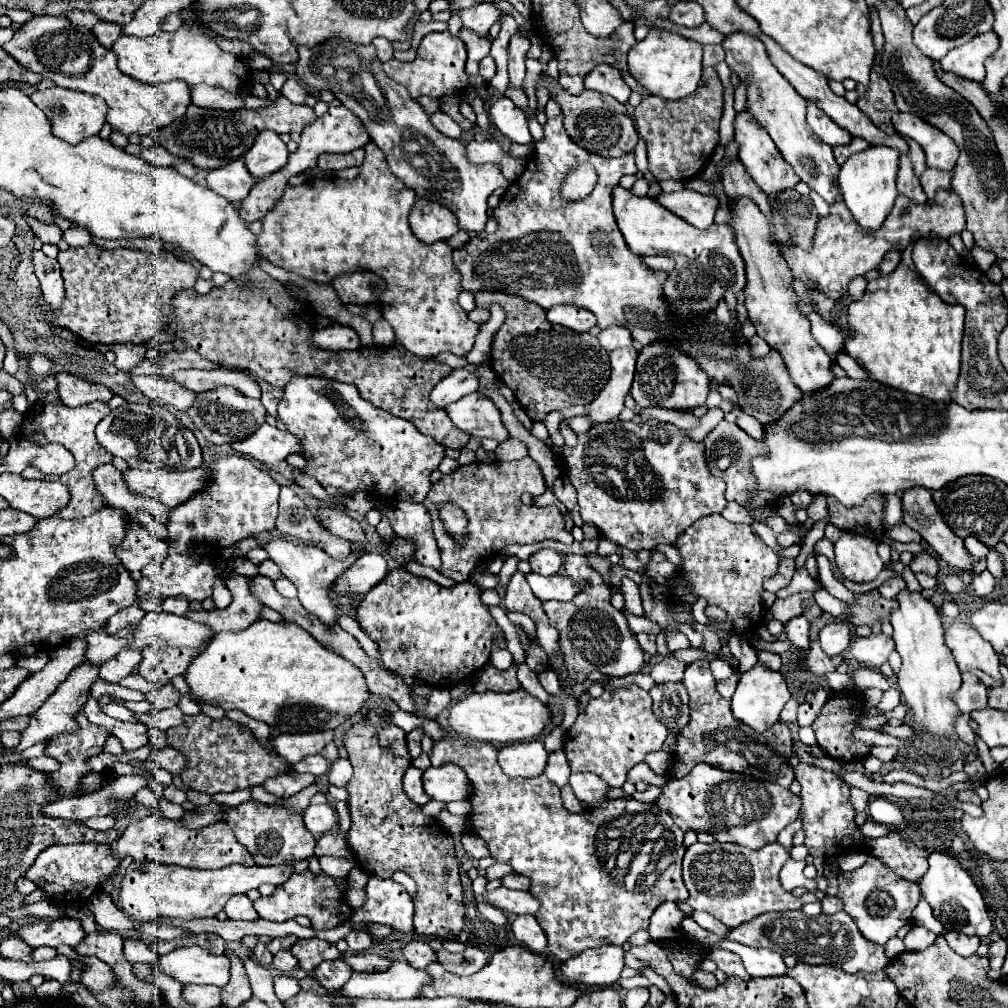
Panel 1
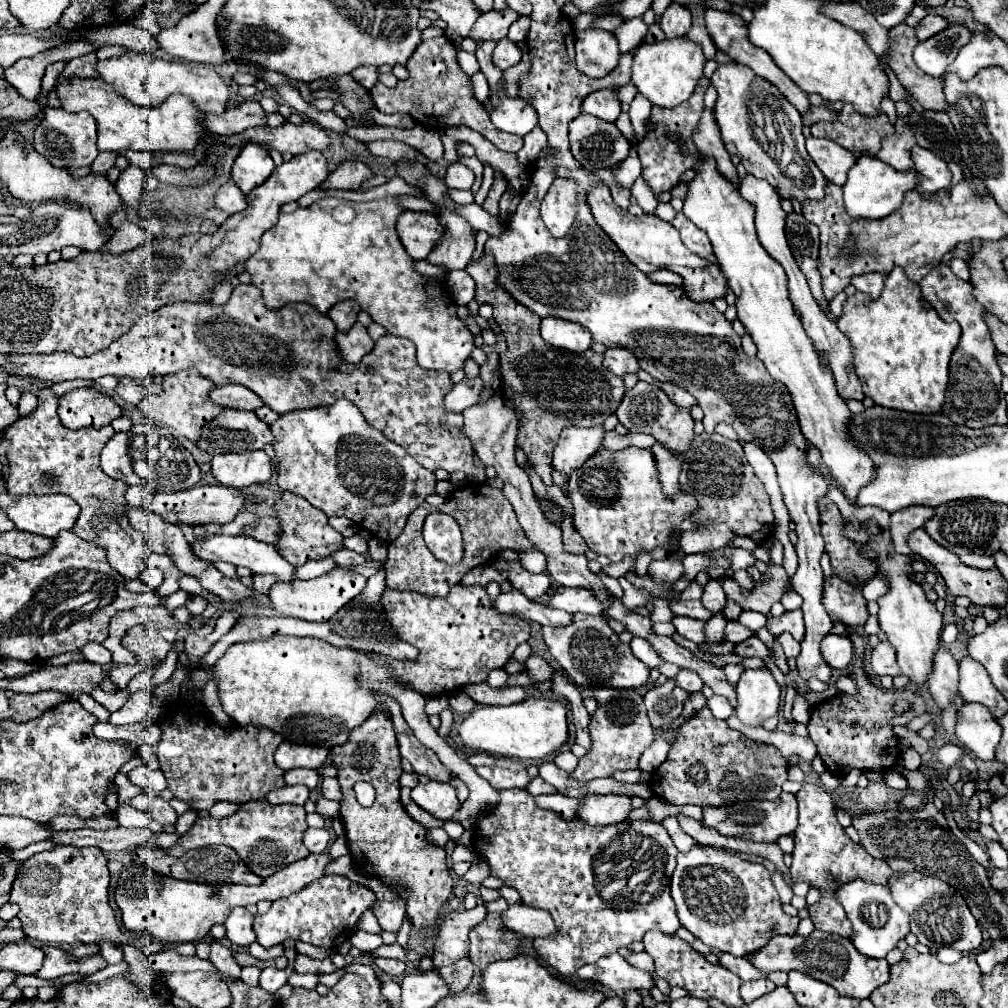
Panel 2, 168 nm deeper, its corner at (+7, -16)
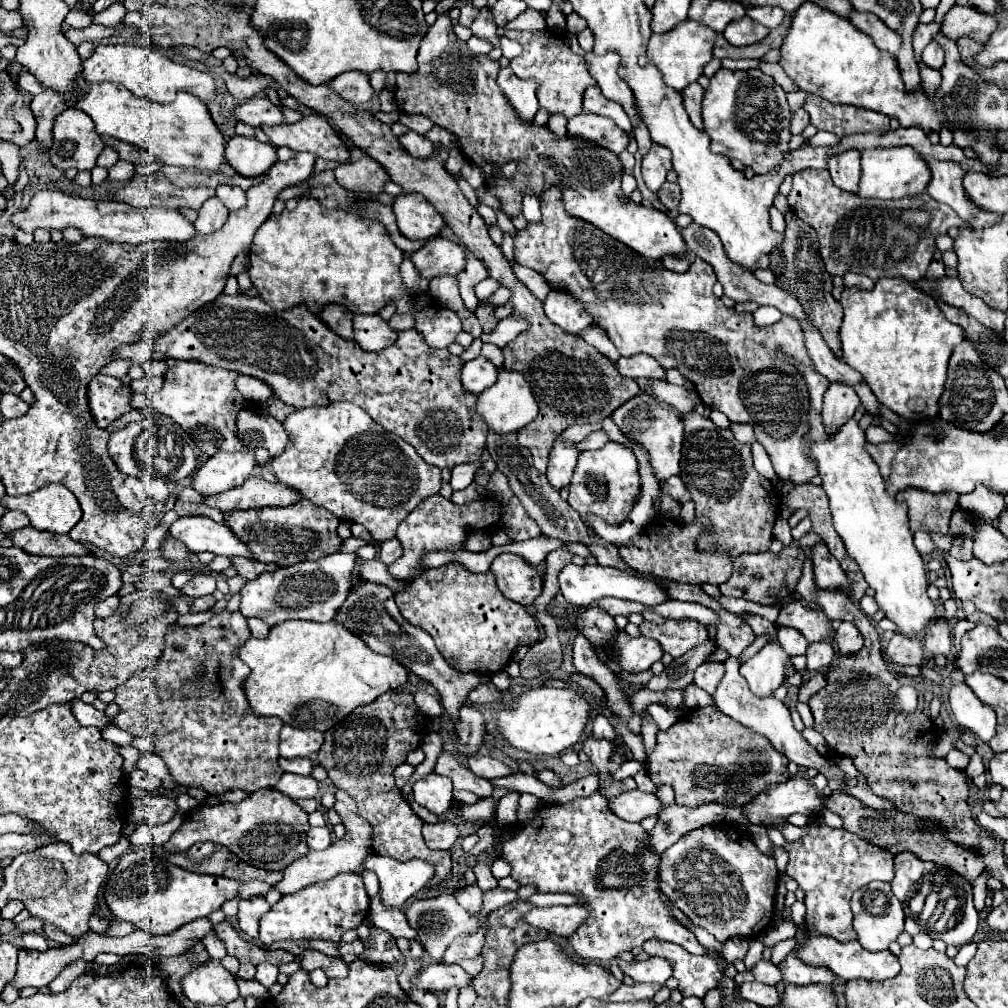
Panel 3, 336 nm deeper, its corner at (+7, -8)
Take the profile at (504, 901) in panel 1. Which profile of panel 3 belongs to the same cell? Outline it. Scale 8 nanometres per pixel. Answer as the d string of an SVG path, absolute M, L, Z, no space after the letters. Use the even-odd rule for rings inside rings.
M553 906L553 908L533 908L525 920L531 926L543 928L549 934L569 938L587 918L587 906Z

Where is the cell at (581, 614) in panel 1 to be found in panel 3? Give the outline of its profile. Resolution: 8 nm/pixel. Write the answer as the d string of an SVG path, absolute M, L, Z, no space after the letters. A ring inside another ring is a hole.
M625 632L617 634L617 640L613 642L611 654L615 656L615 662L627 670L627 672L643 672L649 670L653 662L661 660L663 648L647 636L631 638Z

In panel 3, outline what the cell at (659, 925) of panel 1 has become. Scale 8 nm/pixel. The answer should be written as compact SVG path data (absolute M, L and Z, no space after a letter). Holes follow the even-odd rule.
M647 940L643 950L649 956L663 956L675 964L673 976L679 980L679 990L683 996L705 996L707 990L717 988L721 980L721 970L717 962L709 956L691 956L677 944L663 940Z

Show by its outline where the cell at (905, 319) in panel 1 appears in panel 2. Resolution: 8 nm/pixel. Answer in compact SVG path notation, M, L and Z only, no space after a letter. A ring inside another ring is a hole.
M895 268L885 278L885 288L879 298L873 300L861 292L847 298L837 326L855 348L855 374L863 382L865 396L869 396L879 406L895 410L907 410L917 414L941 412L949 380L949 358L959 342L961 326L957 322L943 322L935 308L931 308L931 304L923 300L919 286L913 280L909 280L901 268Z

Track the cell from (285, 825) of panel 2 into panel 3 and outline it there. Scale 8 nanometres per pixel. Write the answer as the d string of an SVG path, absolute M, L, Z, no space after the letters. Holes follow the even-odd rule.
M265 788L253 792L239 804L199 804L185 814L181 828L165 844L167 852L187 852L197 842L213 842L225 846L243 862L263 870L285 870L291 862L305 856L309 846L305 836L309 832L307 812L301 810L289 796Z

